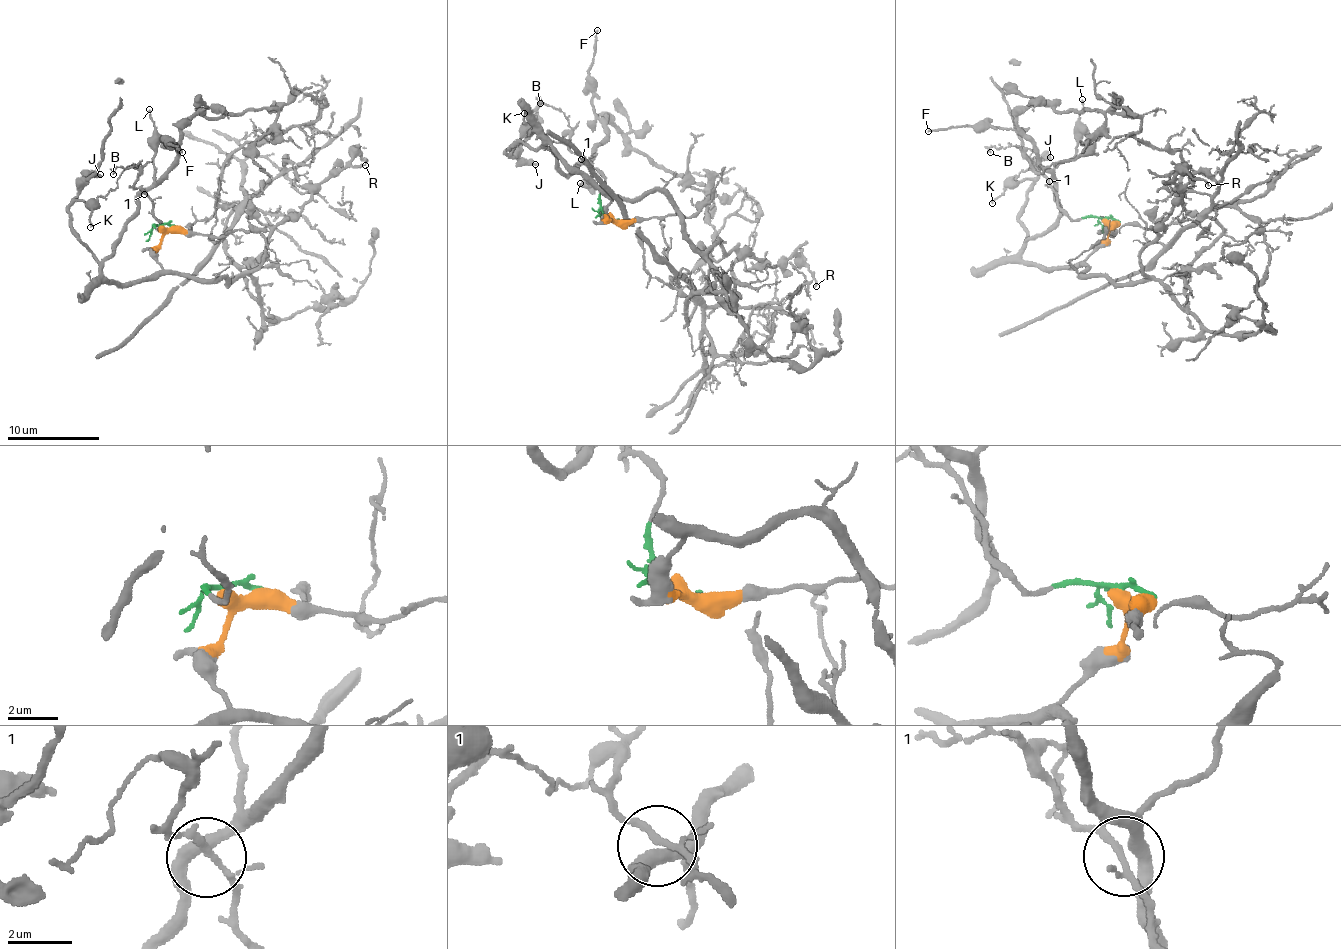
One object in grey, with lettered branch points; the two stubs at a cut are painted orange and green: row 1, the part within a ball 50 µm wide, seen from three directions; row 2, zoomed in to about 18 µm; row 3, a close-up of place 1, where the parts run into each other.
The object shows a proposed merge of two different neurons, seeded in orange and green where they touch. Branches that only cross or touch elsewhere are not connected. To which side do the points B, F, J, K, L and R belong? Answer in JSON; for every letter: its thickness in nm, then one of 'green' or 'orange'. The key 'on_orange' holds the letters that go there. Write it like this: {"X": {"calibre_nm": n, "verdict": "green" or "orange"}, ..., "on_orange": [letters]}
{"B": {"calibre_nm": 150, "verdict": "green"}, "F": {"calibre_nm": 170, "verdict": "orange"}, "J": {"calibre_nm": 460, "verdict": "orange"}, "K": {"calibre_nm": 120, "verdict": "orange"}, "L": {"calibre_nm": 170, "verdict": "orange"}, "R": {"calibre_nm": 130, "verdict": "orange"}, "on_orange": ["F", "J", "K", "L", "R"]}

